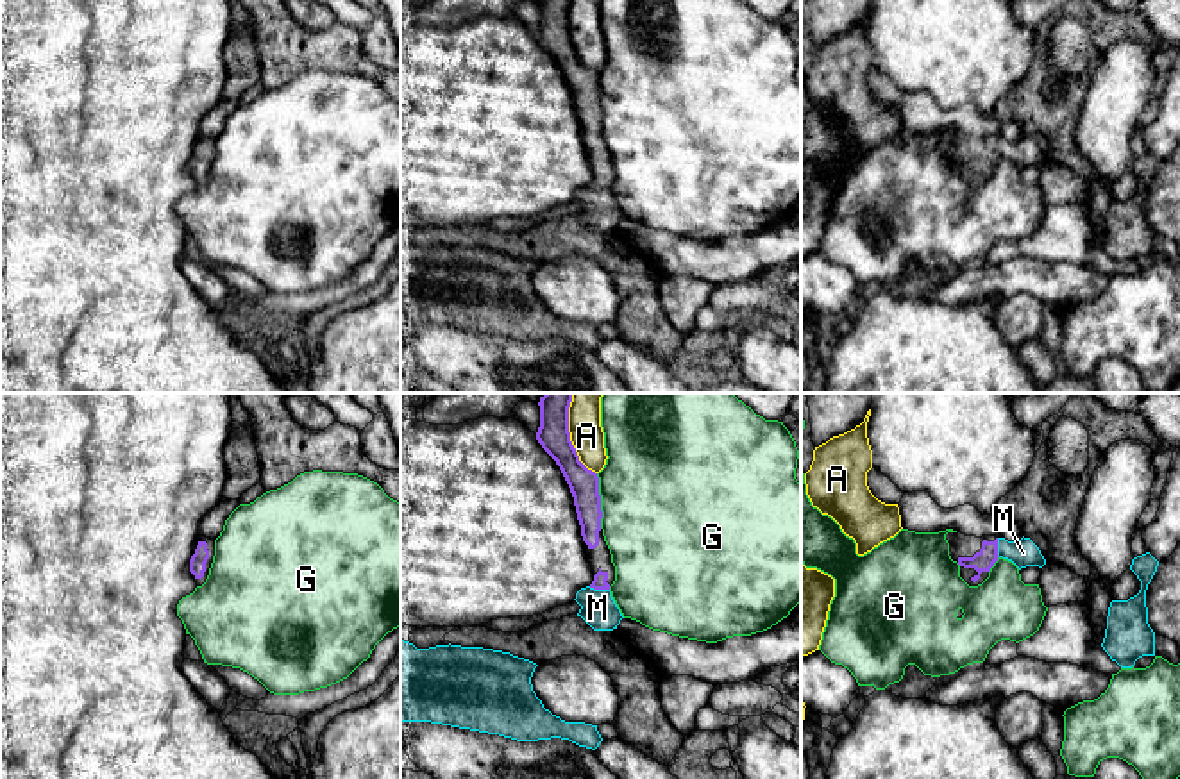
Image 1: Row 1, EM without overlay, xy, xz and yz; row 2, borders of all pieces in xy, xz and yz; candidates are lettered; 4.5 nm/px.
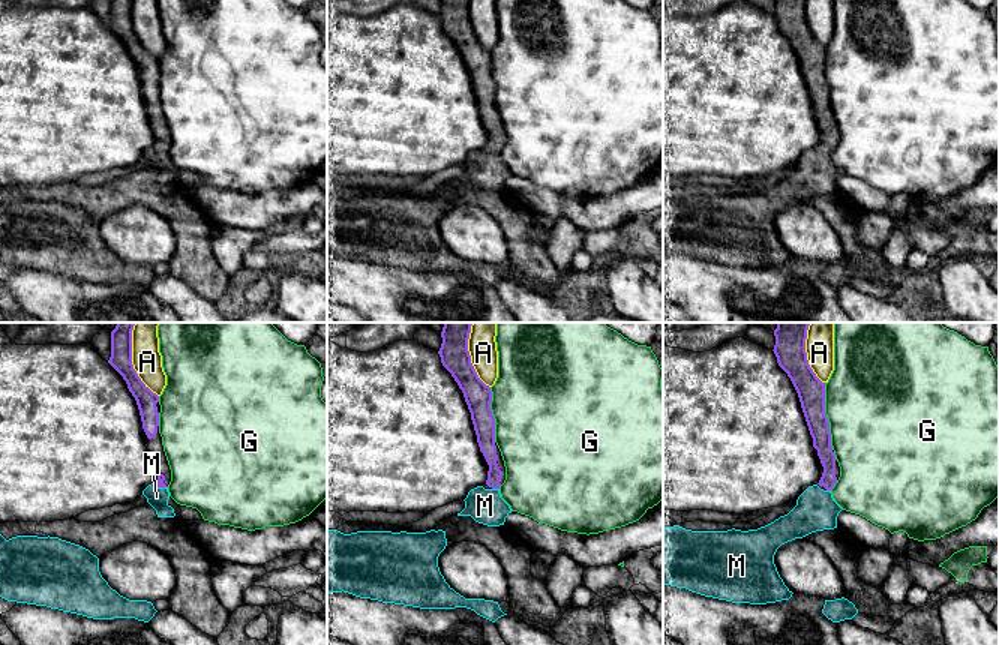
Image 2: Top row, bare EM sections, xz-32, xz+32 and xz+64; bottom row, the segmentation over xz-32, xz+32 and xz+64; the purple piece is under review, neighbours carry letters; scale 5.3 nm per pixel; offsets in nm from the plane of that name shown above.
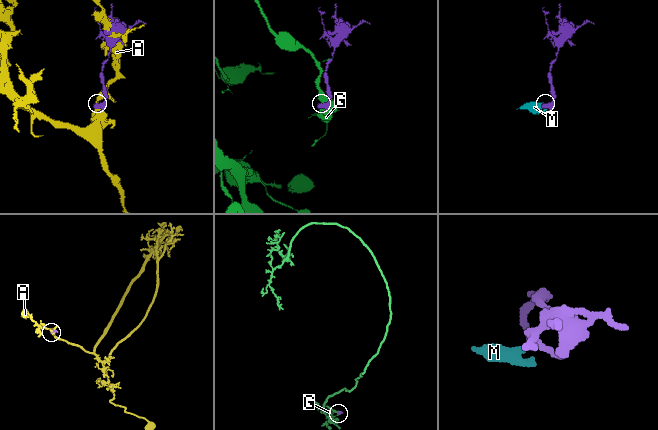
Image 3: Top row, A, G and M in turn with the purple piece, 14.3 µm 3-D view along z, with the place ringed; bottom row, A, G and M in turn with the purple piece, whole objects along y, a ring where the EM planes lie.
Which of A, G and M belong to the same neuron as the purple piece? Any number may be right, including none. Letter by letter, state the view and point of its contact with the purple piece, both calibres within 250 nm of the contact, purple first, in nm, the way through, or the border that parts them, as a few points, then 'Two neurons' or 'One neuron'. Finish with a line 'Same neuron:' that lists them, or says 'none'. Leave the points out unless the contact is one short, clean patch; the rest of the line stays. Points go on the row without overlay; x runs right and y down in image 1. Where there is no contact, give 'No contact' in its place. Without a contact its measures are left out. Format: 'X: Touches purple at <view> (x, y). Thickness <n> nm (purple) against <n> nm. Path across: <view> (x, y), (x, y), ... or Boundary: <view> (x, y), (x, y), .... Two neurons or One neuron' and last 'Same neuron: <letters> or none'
A: Touches purple at xz (569, 38). Thickness 150 nm (purple) against 150 nm. Two neurons
G: Touches purple at xz (599, 100). Thickness 140 nm (purple) against 500 nm. Two neurons
M: Touches purple at xz (599, 188). Thickness 60 nm (purple) against 160 nm. Path across: xz (599, 179), (599, 188), (598, 208). One neuron
Same neuron: M

